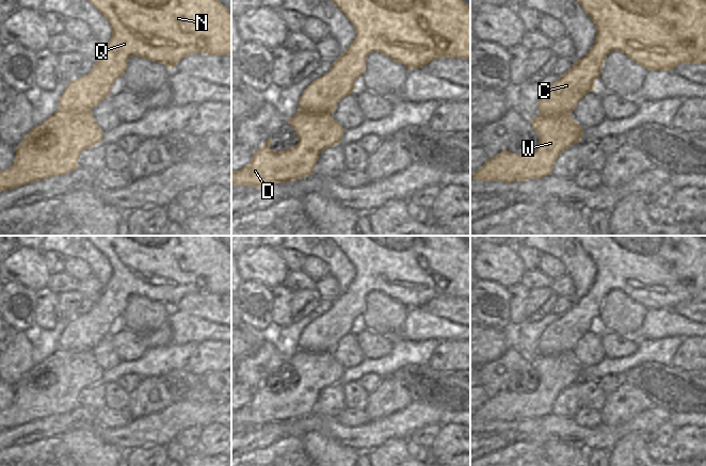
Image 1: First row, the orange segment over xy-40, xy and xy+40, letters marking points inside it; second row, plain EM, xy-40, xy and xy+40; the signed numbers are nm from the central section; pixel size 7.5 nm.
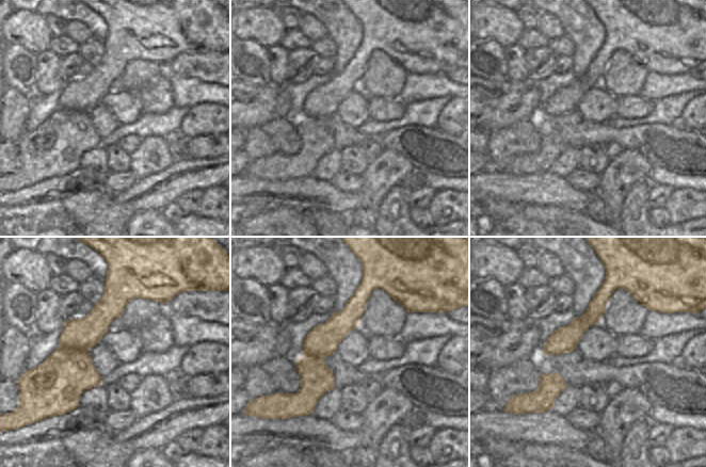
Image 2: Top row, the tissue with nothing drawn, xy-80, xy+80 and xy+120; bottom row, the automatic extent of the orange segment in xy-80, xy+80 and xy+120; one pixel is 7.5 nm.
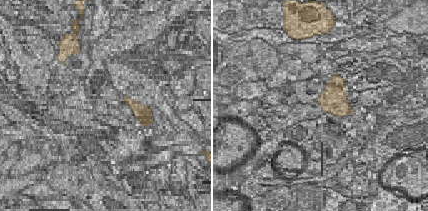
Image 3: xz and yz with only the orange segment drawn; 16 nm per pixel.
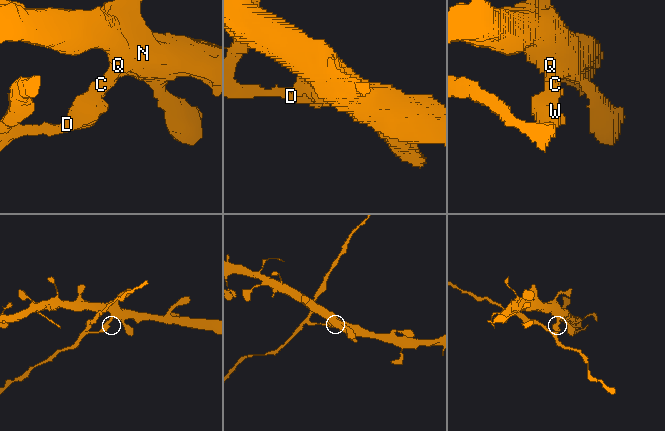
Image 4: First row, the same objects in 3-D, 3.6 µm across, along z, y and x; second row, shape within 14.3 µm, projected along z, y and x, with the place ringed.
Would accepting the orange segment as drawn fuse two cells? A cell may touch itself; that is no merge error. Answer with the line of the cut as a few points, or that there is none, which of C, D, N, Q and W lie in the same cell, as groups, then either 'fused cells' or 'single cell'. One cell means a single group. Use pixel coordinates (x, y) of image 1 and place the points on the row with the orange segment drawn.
xy-40 (59, 108), (62, 110), (90, 111) | C N Q / D W | fused cells

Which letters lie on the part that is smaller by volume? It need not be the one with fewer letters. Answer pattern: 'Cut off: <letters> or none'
Cut off: D, W

